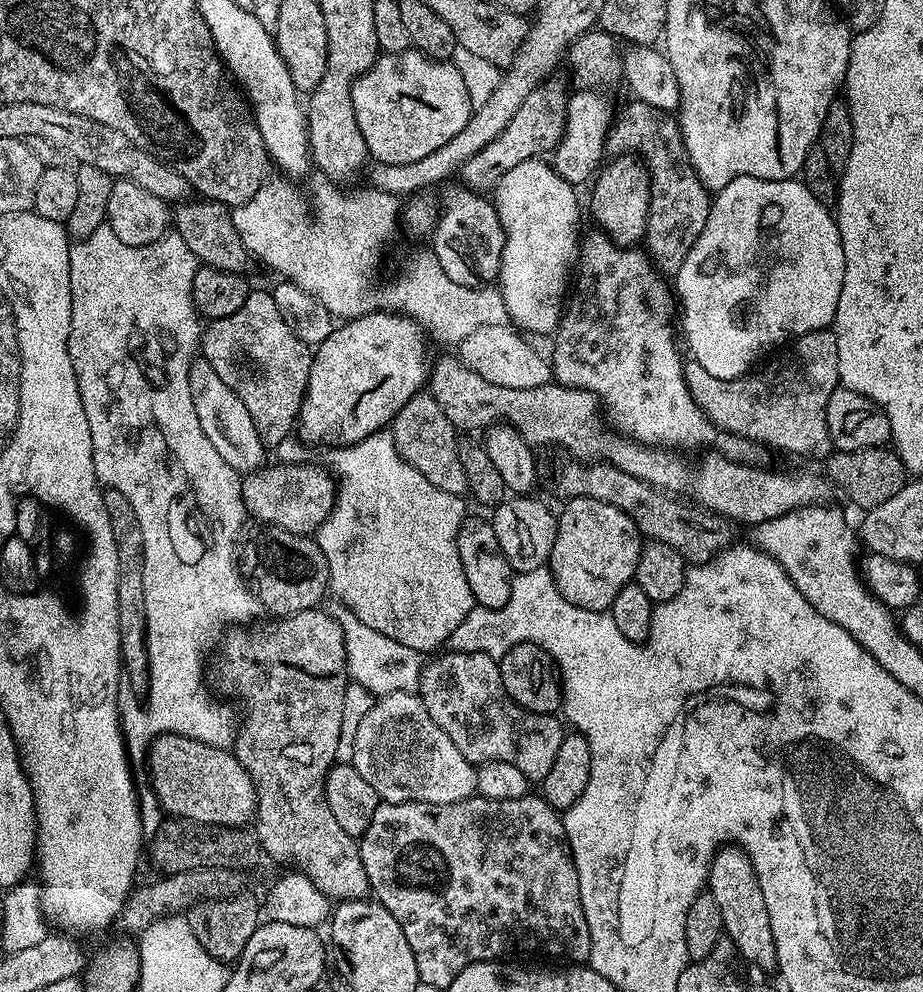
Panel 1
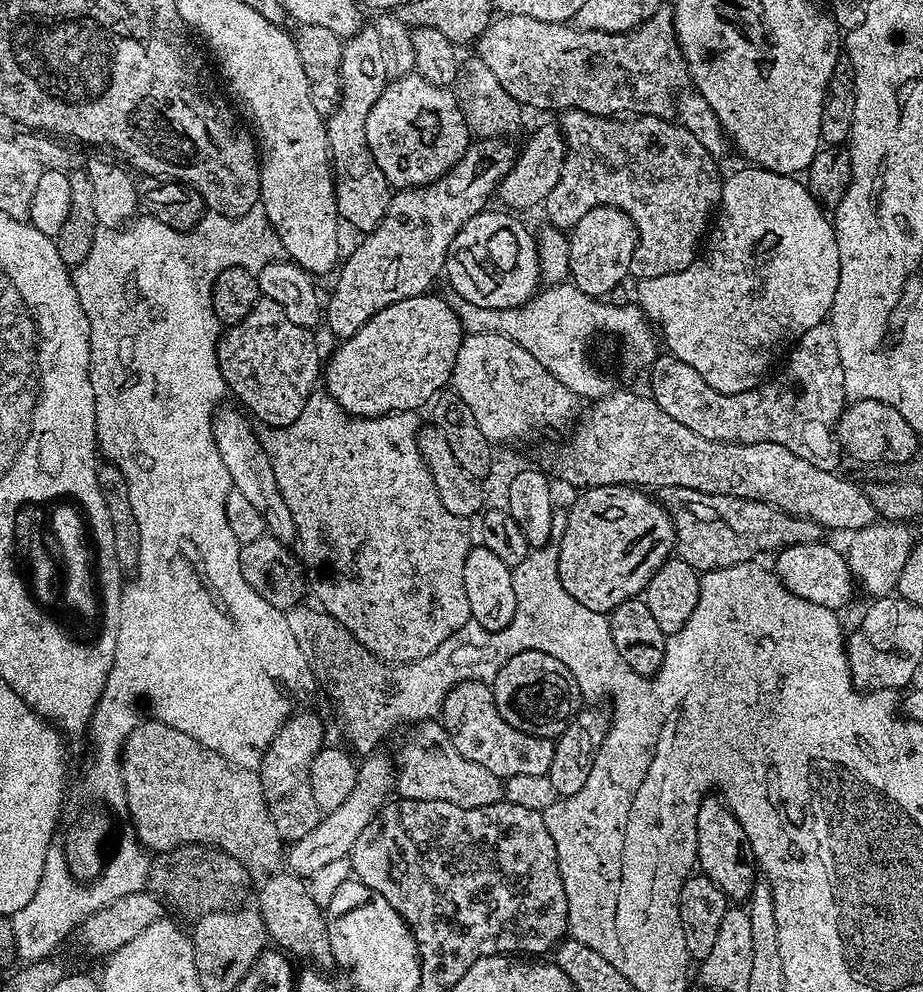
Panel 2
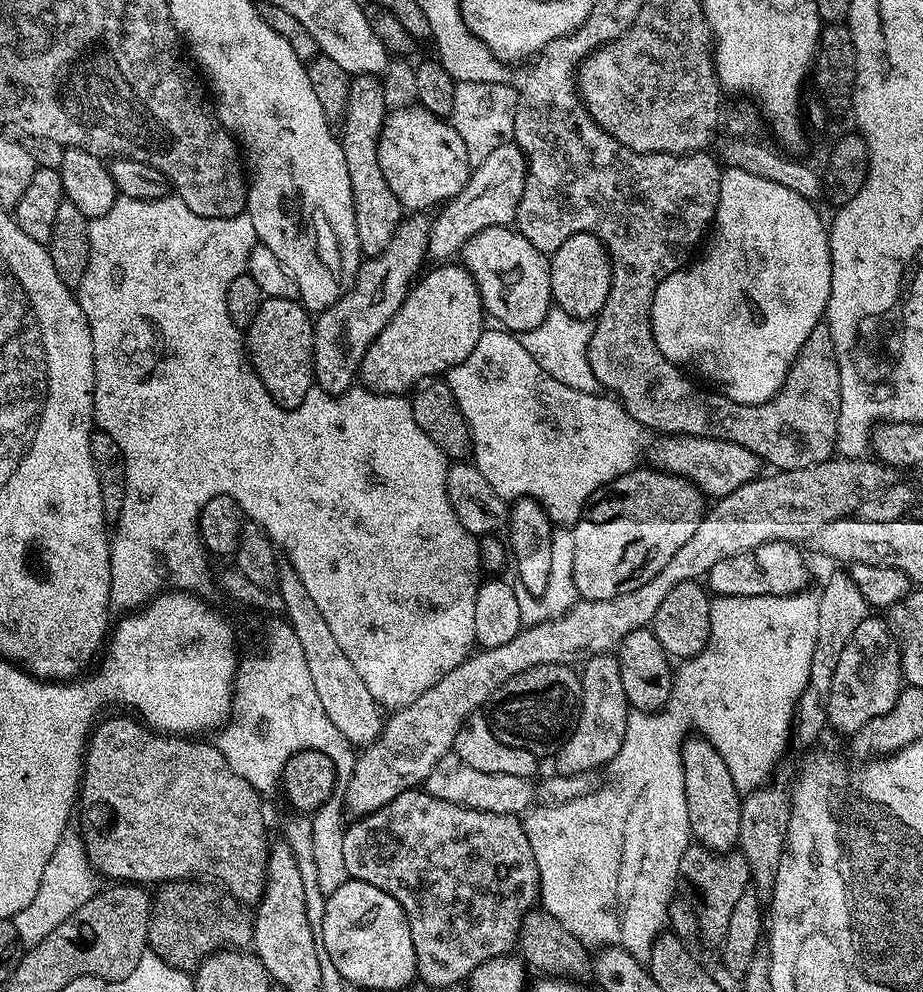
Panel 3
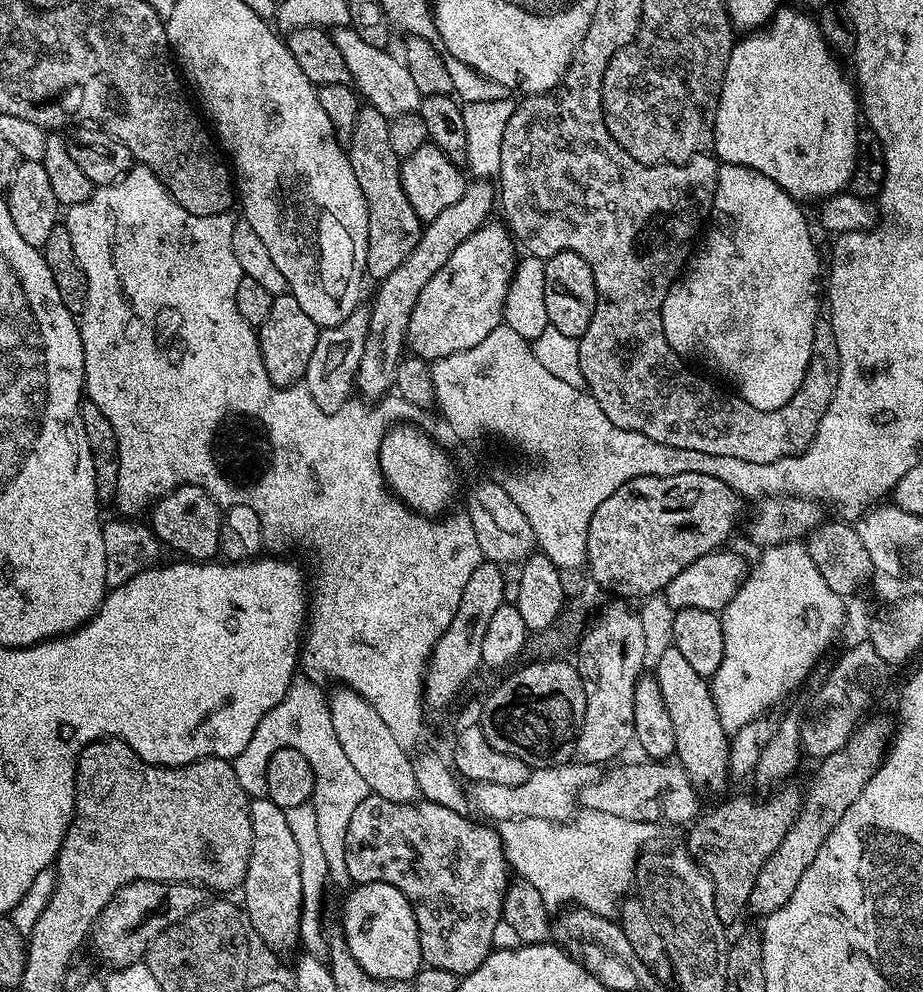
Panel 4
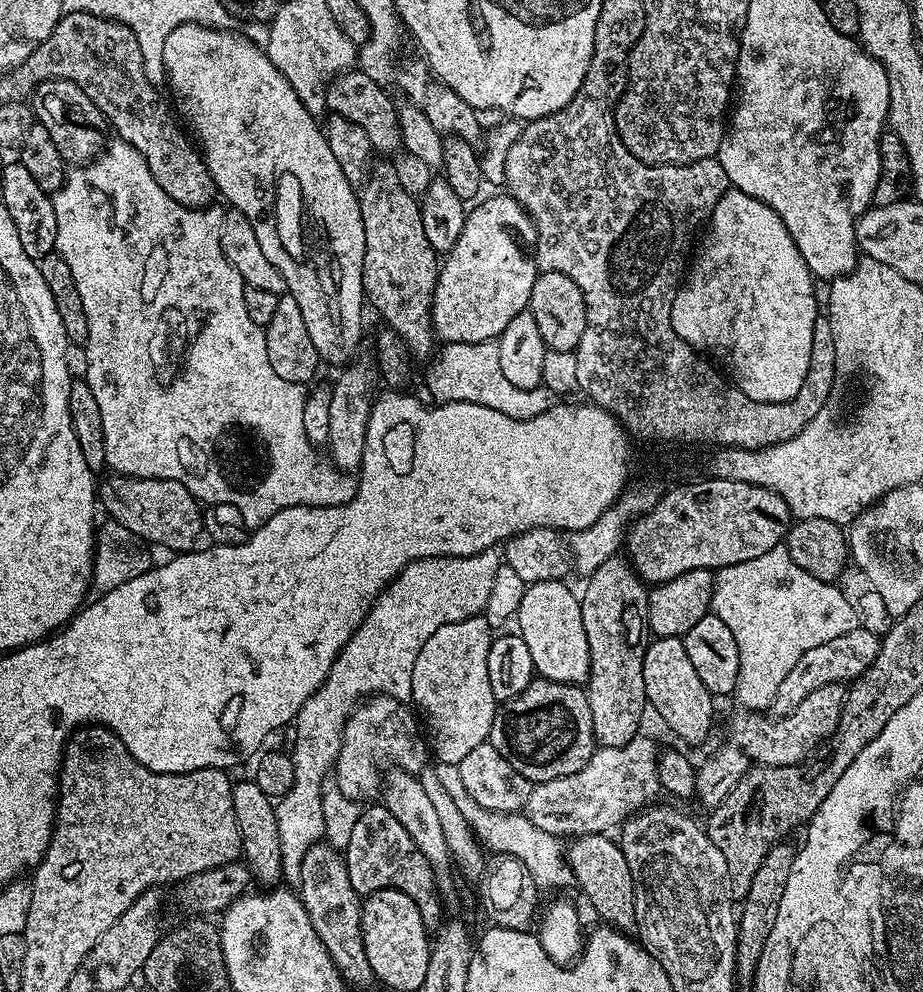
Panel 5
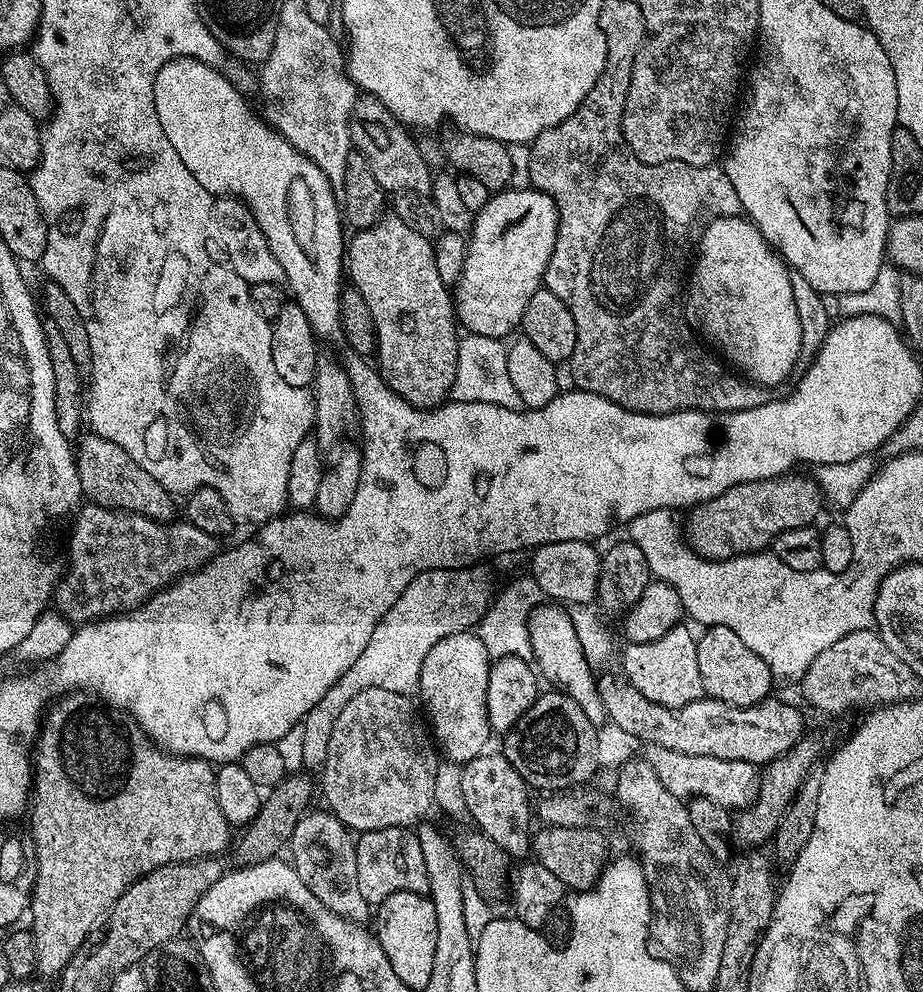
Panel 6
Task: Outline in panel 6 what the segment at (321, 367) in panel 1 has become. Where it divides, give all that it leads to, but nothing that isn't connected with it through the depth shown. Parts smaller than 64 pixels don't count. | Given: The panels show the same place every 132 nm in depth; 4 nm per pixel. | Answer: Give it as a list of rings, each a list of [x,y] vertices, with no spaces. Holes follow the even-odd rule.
[[[534,187],[497,191],[489,195],[486,206],[475,213],[472,231],[467,237],[468,253],[462,278],[454,286],[454,307],[459,327],[473,336],[484,336],[496,342],[499,336],[511,337],[512,331],[520,328],[530,298],[542,286],[544,271],[550,262],[554,242],[558,234],[558,210],[552,199]]]

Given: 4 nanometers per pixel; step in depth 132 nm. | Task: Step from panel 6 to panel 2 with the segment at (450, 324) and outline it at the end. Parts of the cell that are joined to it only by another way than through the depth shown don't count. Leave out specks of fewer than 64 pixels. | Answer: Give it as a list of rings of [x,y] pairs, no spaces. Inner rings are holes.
[[[364,26],[355,36],[347,37],[343,41],[342,50],[342,94],[338,106],[326,117],[328,129],[328,154],[332,158],[332,177],[336,179],[336,212],[341,221],[352,228],[357,228],[360,234],[372,232],[382,222],[386,214],[386,206],[390,206],[394,195],[388,183],[386,174],[374,162],[374,154],[370,154],[370,142],[366,142],[366,118],[370,118],[370,110],[374,110],[374,102],[382,98],[382,90],[388,85],[389,79],[384,69],[382,49],[378,43],[375,27]]]

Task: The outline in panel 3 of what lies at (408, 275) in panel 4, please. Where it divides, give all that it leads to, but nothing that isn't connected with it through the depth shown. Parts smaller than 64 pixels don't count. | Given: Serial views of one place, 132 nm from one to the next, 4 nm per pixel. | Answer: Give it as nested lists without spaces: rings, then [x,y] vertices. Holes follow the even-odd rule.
[[[509,140],[502,146],[498,146],[498,150],[491,151],[485,161],[471,169],[464,189],[435,213],[437,214],[436,221],[433,219],[428,229],[428,256],[436,259],[436,262],[451,261],[455,257],[452,255],[455,252],[457,255],[463,249],[464,243],[474,234],[487,228],[503,228],[511,225],[515,221],[518,202],[522,198],[522,190],[527,177],[528,162],[524,158],[524,151],[515,144],[515,141]]]

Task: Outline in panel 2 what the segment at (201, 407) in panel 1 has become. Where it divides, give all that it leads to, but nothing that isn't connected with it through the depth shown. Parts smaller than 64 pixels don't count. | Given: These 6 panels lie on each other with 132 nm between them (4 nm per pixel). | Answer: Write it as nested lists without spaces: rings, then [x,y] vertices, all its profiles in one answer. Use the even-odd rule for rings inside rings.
[[[217,407],[212,414],[212,433],[214,434],[214,446],[218,446],[222,466],[226,466],[230,474],[234,491],[244,495],[250,502],[250,506],[258,510],[267,535],[273,536],[279,544],[295,545],[297,538],[294,514],[290,514],[290,506],[285,493],[283,491],[280,493],[280,480],[276,477],[275,470],[272,469],[271,458],[264,453],[264,448],[260,445],[255,430],[252,429],[253,421],[239,407],[236,407],[237,409],[224,407]]]

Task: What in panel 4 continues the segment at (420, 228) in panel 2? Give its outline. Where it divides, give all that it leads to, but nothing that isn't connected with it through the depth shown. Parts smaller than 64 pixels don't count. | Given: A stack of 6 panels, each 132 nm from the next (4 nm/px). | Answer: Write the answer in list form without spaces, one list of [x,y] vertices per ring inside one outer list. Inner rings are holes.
[[[357,306],[350,318],[338,322],[333,328],[321,328],[317,331],[314,354],[310,354],[310,366],[302,382],[308,388],[310,398],[314,398],[314,406],[318,406],[318,410],[334,414],[348,403],[354,392],[358,362],[362,360],[367,337],[368,308],[364,306]]]

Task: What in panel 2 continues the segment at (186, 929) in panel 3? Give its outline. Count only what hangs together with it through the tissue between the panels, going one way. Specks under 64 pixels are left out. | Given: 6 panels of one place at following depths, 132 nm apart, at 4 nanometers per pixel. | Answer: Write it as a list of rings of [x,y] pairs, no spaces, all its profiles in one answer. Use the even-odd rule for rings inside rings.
[[[183,844],[151,857],[147,891],[163,898],[167,907],[177,912],[177,917],[199,918],[211,912],[230,912],[241,907],[247,901],[244,899],[250,896],[250,877],[238,858],[220,848],[210,848],[206,844]]]

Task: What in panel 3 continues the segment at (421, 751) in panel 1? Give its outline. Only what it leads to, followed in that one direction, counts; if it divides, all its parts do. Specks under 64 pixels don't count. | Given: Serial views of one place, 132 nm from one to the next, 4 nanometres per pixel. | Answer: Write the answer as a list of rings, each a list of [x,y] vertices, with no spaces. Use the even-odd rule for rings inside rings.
[[[455,754],[443,756],[430,770],[426,781],[426,791],[442,802],[454,802],[470,810],[482,810],[490,814],[520,816],[533,807],[536,789],[532,780],[514,778],[514,774],[490,774],[466,766]]]

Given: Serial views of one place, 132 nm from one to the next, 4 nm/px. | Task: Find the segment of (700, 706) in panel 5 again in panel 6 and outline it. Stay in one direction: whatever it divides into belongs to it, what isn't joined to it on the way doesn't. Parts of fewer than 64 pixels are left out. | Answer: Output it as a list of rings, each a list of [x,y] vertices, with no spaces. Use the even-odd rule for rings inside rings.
[[[685,626],[671,628],[660,638],[645,644],[628,644],[623,649],[624,672],[629,684],[633,684],[638,694],[646,694],[650,702],[658,702],[667,708],[681,708],[705,695],[702,674],[698,674],[697,637]]]

